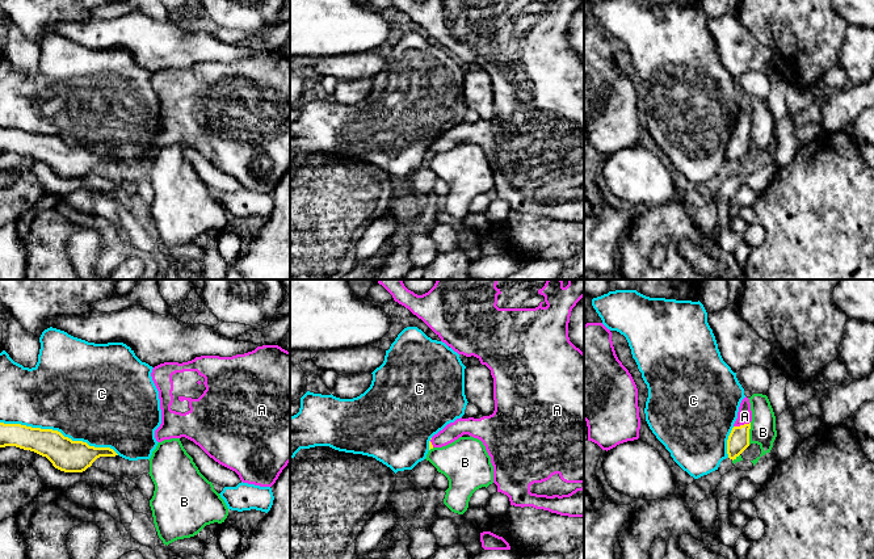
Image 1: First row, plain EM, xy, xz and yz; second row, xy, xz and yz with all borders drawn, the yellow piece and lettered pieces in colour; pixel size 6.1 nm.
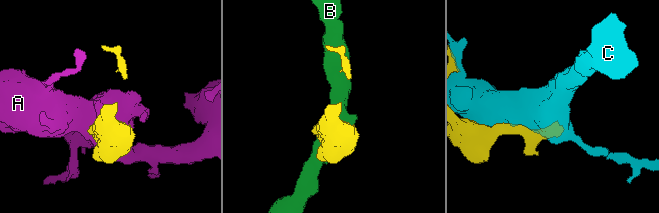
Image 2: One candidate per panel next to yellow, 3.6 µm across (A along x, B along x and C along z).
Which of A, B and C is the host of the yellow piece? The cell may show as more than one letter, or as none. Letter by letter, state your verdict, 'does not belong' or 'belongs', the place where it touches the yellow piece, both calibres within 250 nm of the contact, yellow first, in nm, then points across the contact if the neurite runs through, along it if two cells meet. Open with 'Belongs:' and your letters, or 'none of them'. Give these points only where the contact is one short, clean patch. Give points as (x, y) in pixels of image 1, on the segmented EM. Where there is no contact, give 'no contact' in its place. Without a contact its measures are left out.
Belongs: A
A: belongs; contact yz (742, 425); calibres 130 and 100 nm; way yz (738, 441), (742, 425), (744, 416)
B: does not belong; contact yz (748, 433); calibres 130 and 160 nm; border yz (751, 423), (748, 444)
C: does not belong; contact xy (59, 432); calibres 200 and 500 nm

